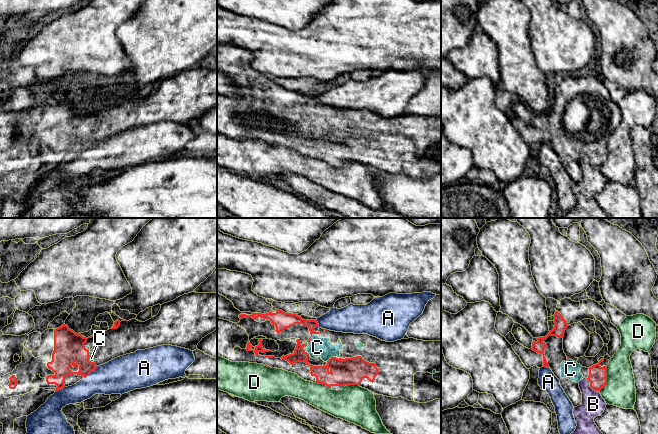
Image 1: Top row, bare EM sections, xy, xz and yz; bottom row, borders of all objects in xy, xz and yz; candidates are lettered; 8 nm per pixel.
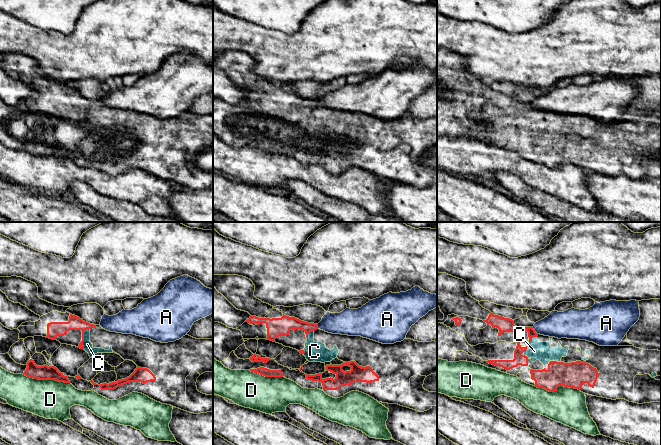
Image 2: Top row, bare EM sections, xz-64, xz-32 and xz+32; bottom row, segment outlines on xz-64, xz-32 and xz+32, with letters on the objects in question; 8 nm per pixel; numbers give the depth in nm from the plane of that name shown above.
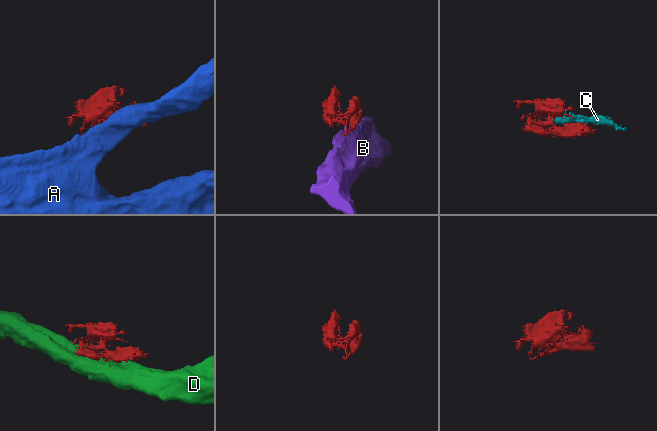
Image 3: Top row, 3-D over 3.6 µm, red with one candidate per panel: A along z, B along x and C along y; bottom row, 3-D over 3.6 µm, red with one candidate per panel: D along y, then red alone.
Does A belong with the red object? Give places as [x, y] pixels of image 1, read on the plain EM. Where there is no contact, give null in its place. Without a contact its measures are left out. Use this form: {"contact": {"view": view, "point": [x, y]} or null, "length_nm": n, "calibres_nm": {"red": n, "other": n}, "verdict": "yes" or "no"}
{"contact": {"view": "xy", "point": [90, 148]}, "length_nm": 150, "calibres_nm": {"red": 220, "other": 300}, "verdict": "no"}

